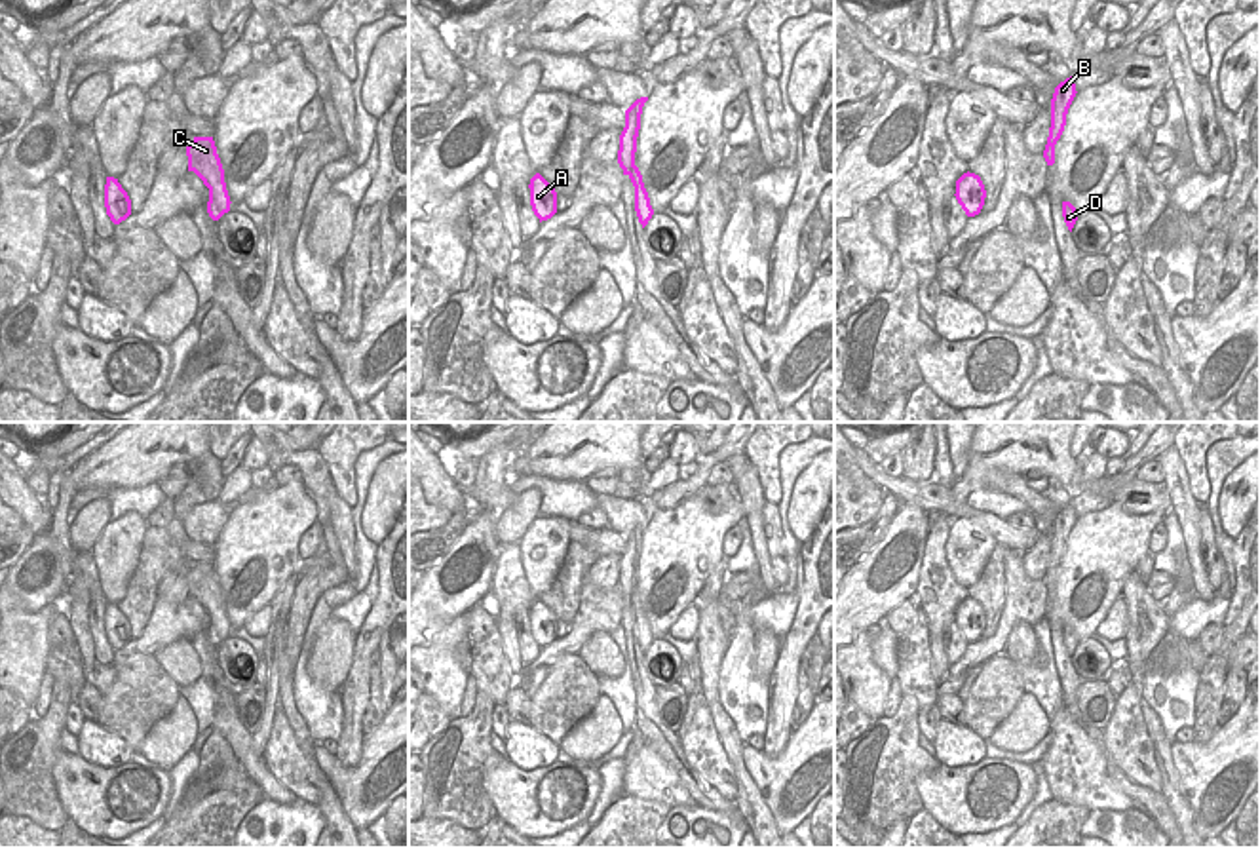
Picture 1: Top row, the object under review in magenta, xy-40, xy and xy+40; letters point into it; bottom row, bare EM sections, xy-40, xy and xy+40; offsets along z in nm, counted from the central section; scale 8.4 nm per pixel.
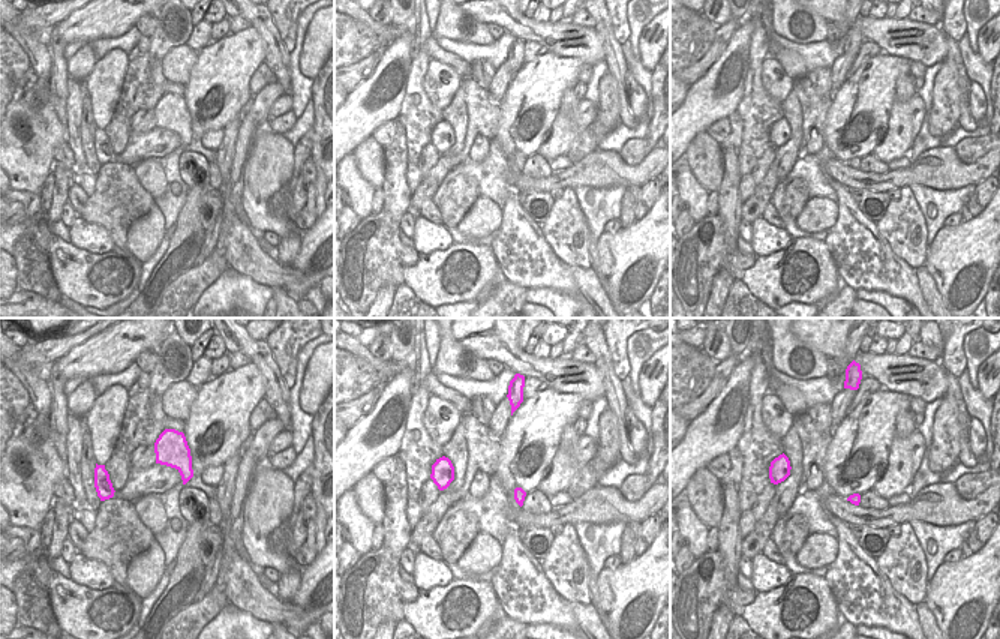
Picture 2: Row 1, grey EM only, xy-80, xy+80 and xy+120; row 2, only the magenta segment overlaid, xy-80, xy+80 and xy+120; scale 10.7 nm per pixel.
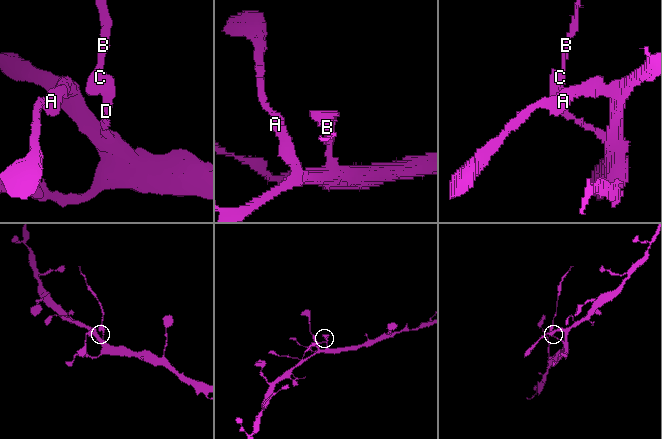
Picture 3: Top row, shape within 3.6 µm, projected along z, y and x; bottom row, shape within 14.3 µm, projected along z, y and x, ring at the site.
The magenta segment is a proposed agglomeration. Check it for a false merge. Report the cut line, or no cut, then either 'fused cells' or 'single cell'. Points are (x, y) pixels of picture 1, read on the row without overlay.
cut in xy along (626, 539), (639, 546); fused cells

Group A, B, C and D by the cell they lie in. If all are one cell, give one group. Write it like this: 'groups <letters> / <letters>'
groups A C D / B

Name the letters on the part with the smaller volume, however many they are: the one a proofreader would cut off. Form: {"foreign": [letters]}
{"foreign": ["B"]}

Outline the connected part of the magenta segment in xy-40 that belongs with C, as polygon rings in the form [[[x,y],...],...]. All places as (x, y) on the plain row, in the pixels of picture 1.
[[[194,563],[186,572],[188,597],[194,597],[209,614],[207,639],[219,646],[230,637],[230,622],[224,608],[224,595],[213,563]]]

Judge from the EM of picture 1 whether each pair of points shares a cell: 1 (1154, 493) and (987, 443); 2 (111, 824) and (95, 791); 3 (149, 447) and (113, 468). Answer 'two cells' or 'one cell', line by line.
1: one cell
2: one cell
3: one cell

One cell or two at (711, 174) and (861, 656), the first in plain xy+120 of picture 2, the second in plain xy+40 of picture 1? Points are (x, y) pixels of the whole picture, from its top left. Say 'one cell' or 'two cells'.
two cells

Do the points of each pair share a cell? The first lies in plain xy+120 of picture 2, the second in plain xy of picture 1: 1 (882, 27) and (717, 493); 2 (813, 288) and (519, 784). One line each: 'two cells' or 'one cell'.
1: one cell
2: one cell

